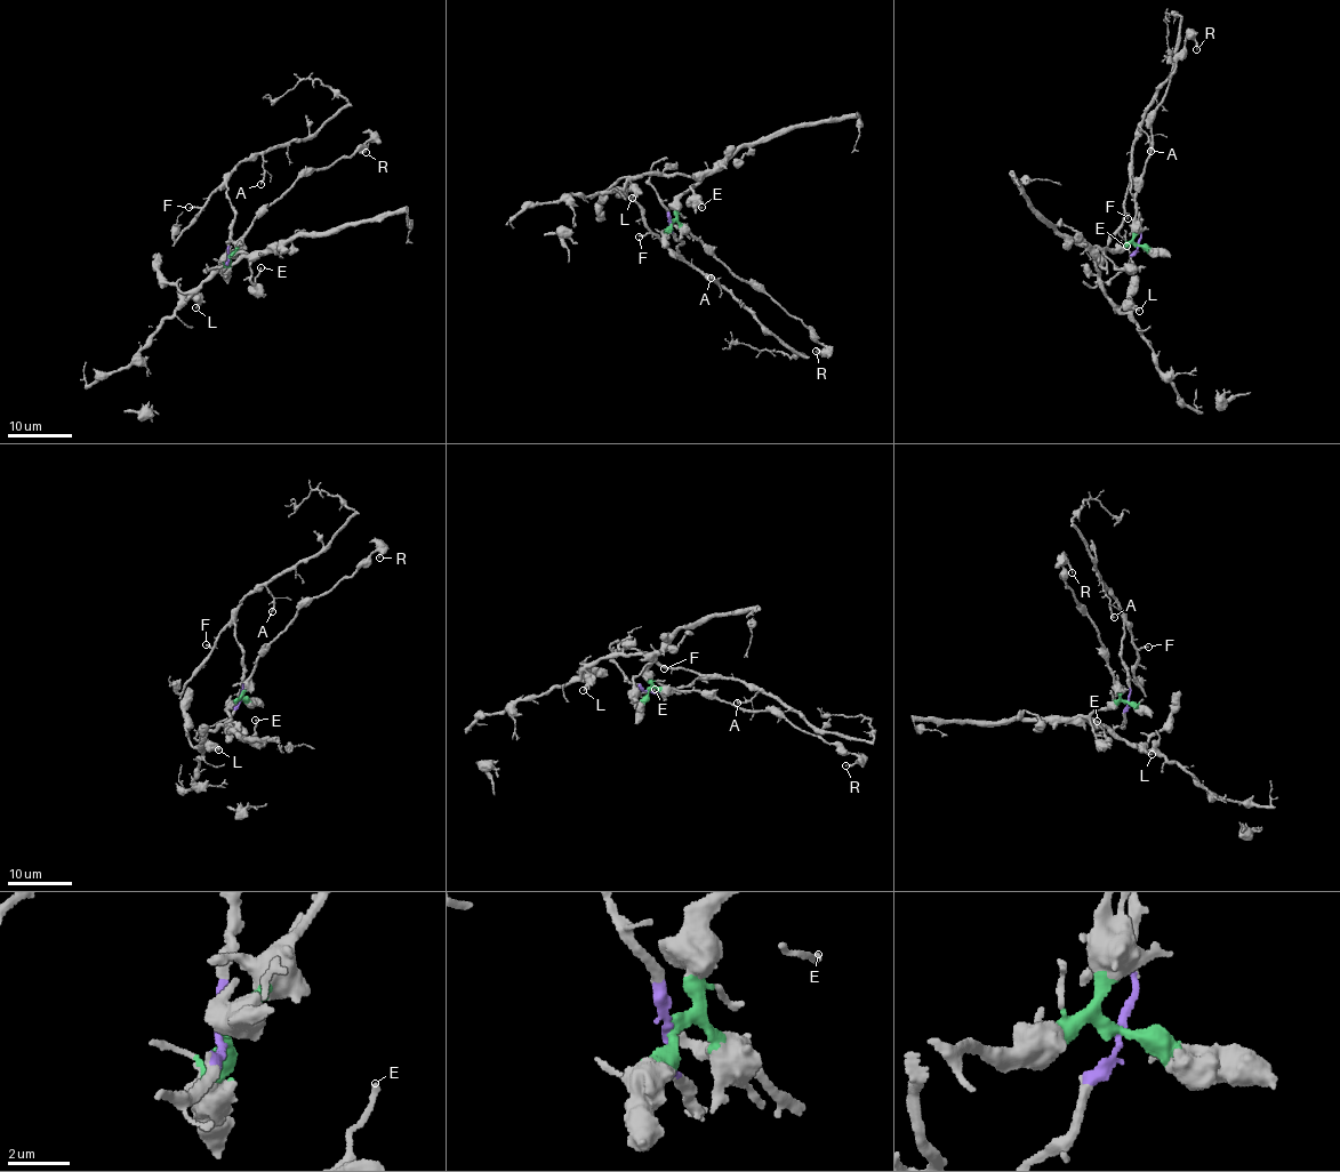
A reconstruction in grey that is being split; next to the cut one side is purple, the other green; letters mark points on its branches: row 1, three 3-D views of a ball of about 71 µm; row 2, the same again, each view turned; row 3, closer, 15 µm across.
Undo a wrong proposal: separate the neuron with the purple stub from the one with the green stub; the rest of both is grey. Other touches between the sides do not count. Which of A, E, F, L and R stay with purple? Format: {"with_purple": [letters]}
{"with_purple": ["A", "F"]}

